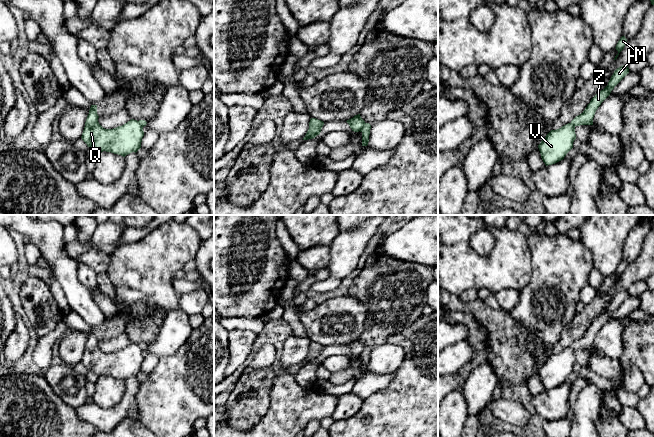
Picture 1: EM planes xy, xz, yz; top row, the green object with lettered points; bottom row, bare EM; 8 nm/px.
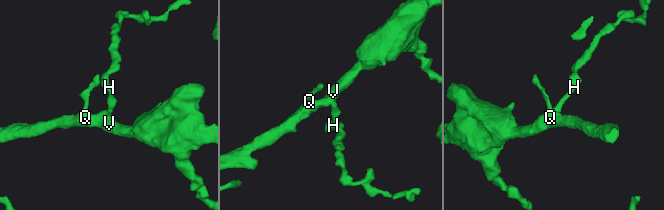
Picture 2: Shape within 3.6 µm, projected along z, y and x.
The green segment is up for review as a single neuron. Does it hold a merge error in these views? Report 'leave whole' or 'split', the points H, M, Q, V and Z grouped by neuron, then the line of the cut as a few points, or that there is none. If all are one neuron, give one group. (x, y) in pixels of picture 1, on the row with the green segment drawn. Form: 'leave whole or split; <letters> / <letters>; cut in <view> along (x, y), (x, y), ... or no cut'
split; H M Z / Q V; cut in xz along (366, 123), (359, 130)

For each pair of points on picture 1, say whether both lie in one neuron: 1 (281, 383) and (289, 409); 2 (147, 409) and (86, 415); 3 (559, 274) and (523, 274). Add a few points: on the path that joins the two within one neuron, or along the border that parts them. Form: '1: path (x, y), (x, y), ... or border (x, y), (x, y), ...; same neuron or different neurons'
1: path (285, 389), (289, 403); same neuron
2: border (140, 383), (137, 389), (136, 401); different neurons
3: border (529, 251), (531, 278), (519, 292); different neurons

